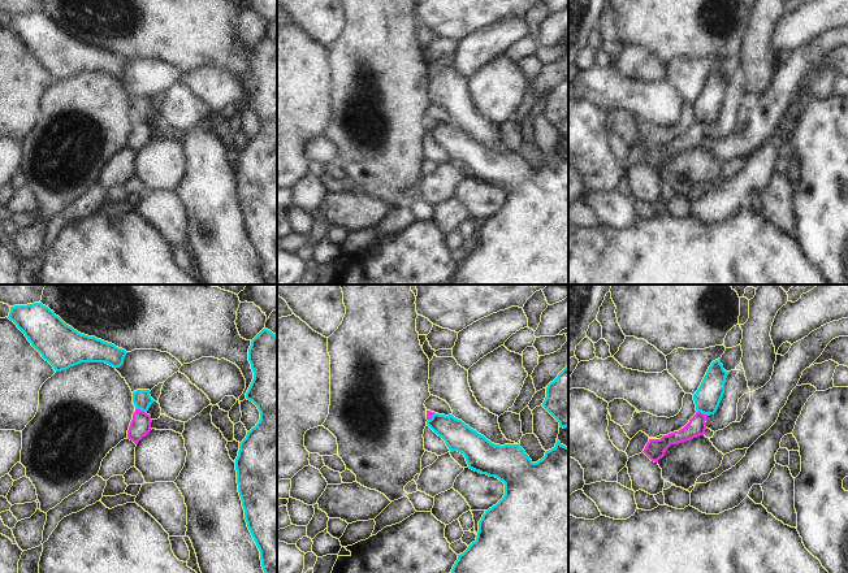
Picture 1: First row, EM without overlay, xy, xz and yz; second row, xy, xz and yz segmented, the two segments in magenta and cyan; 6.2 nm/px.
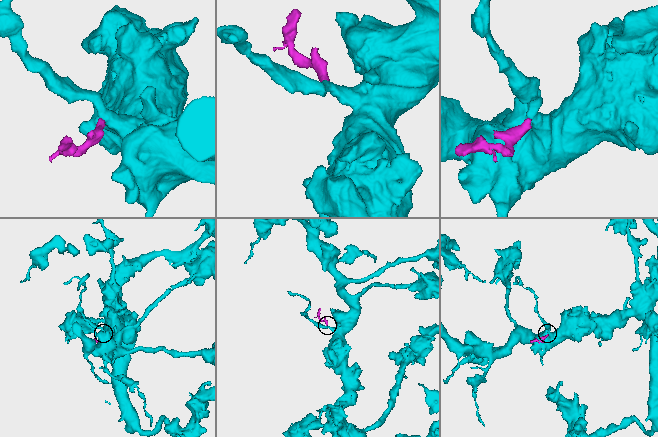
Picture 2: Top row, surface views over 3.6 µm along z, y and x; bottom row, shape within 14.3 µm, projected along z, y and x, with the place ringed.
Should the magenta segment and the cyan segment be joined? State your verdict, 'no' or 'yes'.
no

